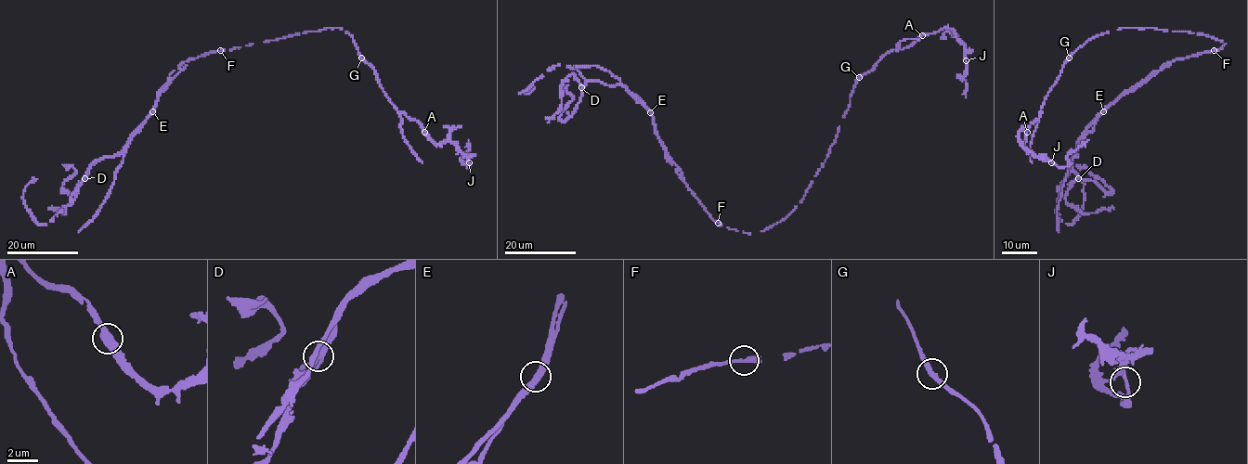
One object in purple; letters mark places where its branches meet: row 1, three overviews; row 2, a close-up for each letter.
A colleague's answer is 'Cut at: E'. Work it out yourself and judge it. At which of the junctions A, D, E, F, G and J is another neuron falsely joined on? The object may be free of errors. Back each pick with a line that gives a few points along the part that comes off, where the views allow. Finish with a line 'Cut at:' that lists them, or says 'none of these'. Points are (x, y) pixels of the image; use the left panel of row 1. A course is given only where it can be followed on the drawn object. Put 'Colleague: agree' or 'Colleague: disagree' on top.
Colleague: agree
E: course (152, 110), (129, 141), (109, 195), (99, 212), (79, 232)
Cut at: E

